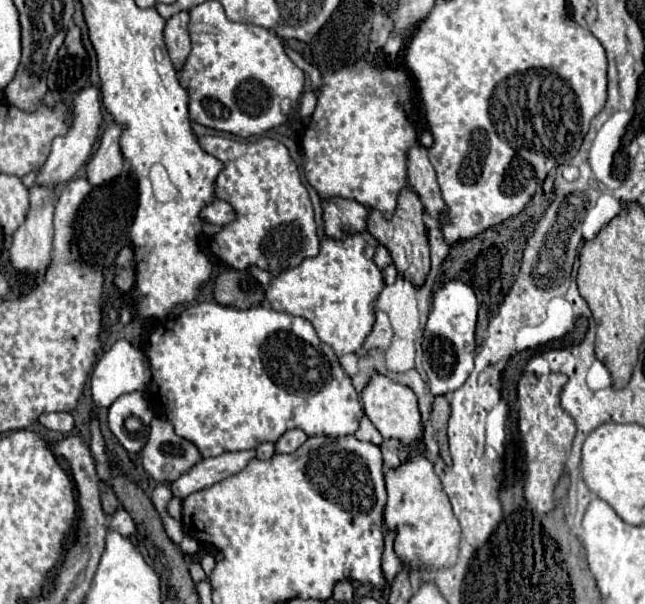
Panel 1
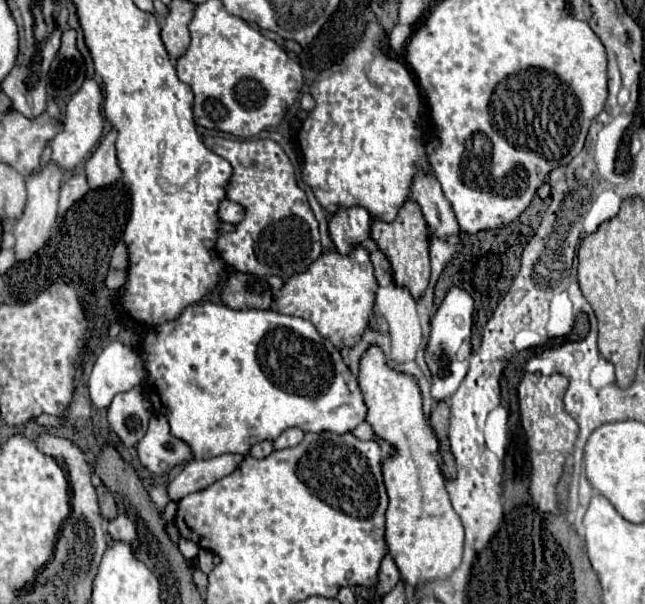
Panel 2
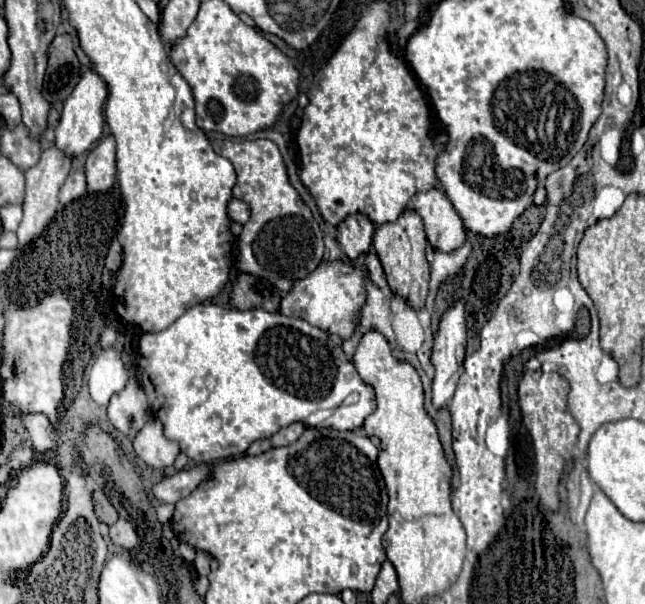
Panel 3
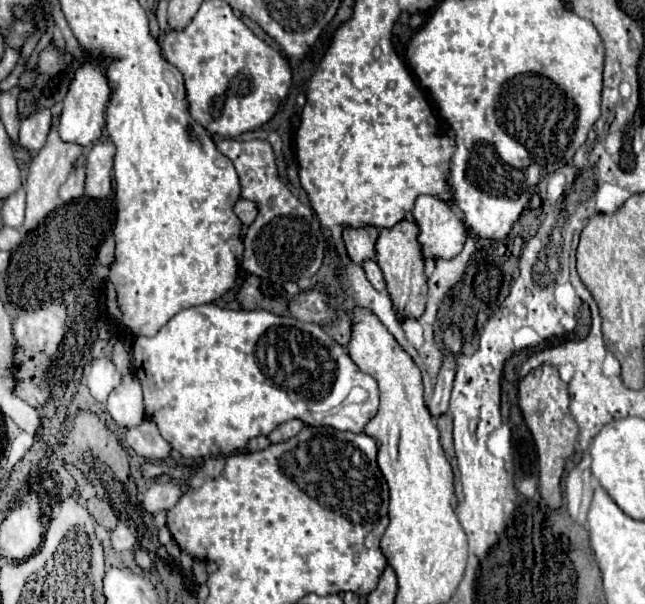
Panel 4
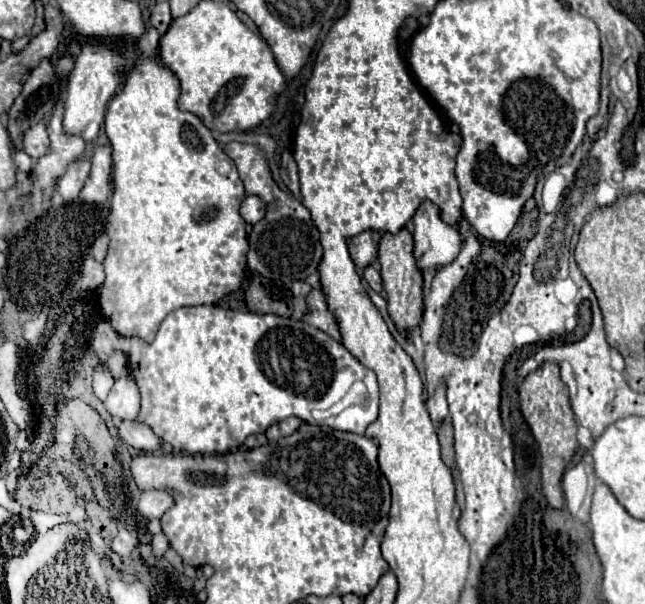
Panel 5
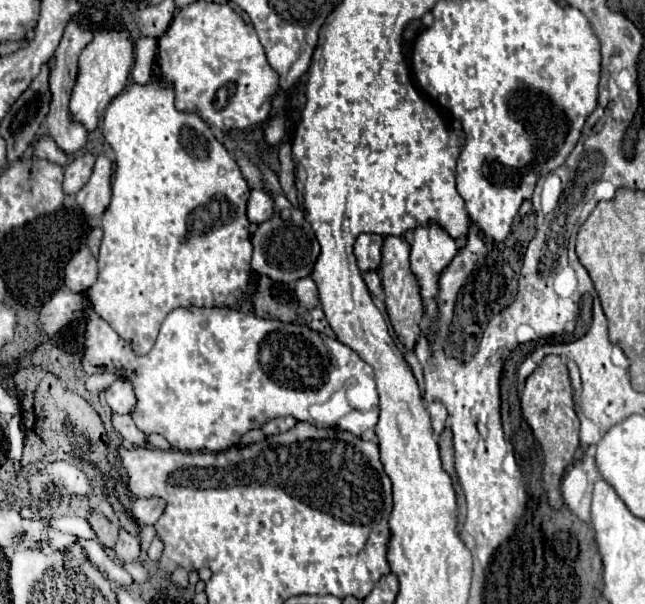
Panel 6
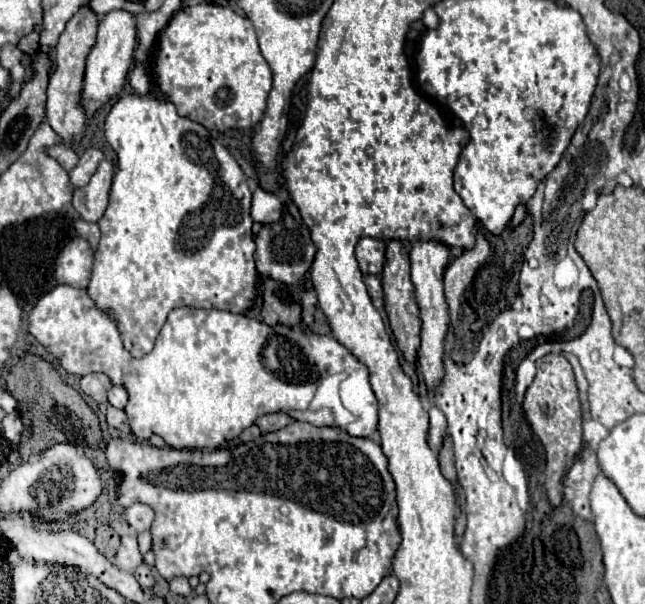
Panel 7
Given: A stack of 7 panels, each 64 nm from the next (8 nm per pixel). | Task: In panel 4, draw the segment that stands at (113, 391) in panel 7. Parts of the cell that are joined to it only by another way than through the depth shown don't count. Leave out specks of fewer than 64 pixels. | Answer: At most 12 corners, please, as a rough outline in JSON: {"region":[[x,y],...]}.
{"region":[[128,374],[106,402],[122,428],[144,420],[142,388]]}

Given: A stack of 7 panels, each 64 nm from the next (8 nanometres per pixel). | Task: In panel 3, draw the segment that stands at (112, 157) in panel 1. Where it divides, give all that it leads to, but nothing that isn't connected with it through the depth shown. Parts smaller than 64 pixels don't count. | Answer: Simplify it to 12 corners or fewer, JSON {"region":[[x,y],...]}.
{"region":[[106,136],[86,158],[90,192],[116,180],[116,142]]}

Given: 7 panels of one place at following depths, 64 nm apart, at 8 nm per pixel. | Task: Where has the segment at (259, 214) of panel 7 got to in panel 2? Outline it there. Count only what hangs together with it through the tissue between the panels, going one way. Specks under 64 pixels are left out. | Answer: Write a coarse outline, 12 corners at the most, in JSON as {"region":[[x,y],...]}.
{"region":[[222,200],[218,220],[238,224],[244,218],[236,202]]}

